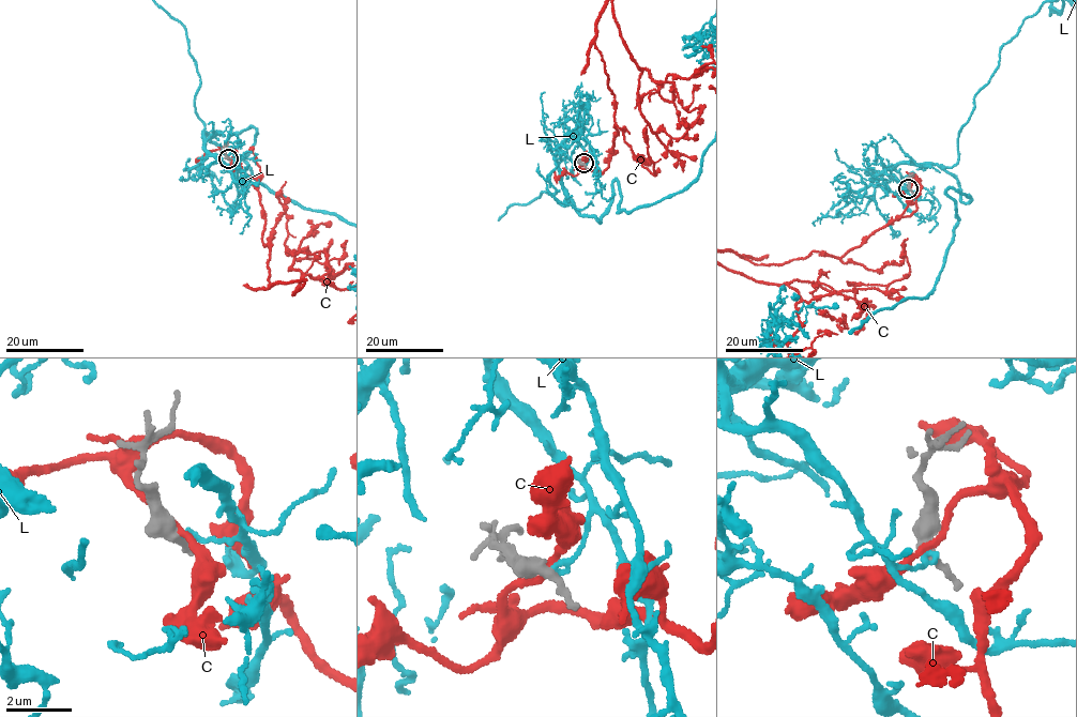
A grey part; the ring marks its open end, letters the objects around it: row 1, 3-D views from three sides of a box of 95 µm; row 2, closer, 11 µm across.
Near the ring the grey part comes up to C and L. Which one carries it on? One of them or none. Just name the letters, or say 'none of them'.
none of them

